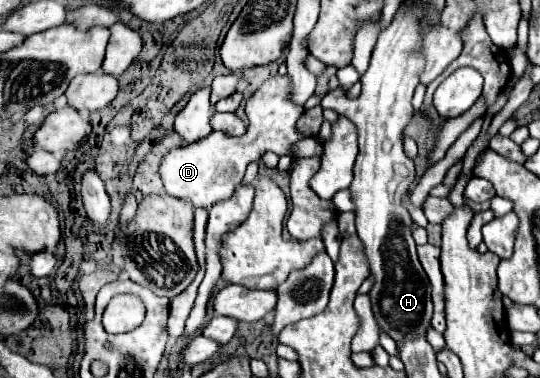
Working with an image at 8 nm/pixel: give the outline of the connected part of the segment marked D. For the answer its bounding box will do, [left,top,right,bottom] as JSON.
[161,76,303,208]

